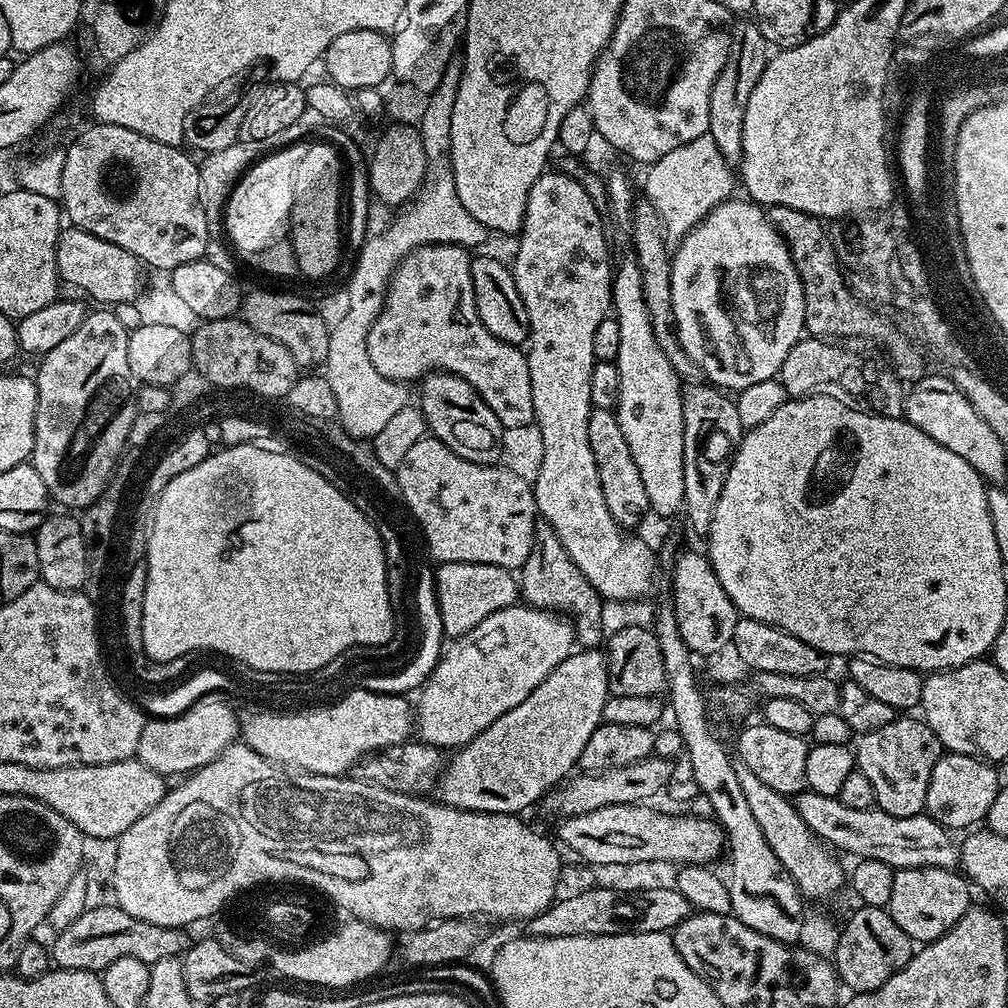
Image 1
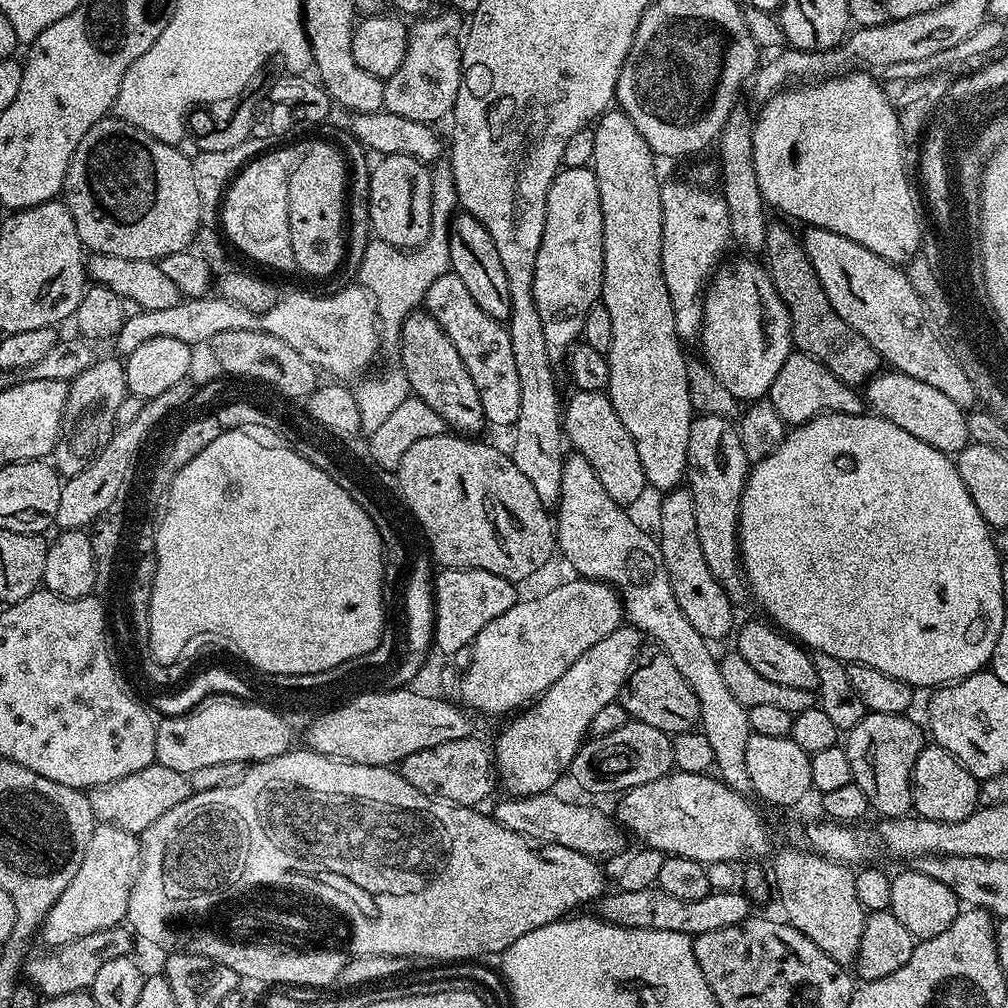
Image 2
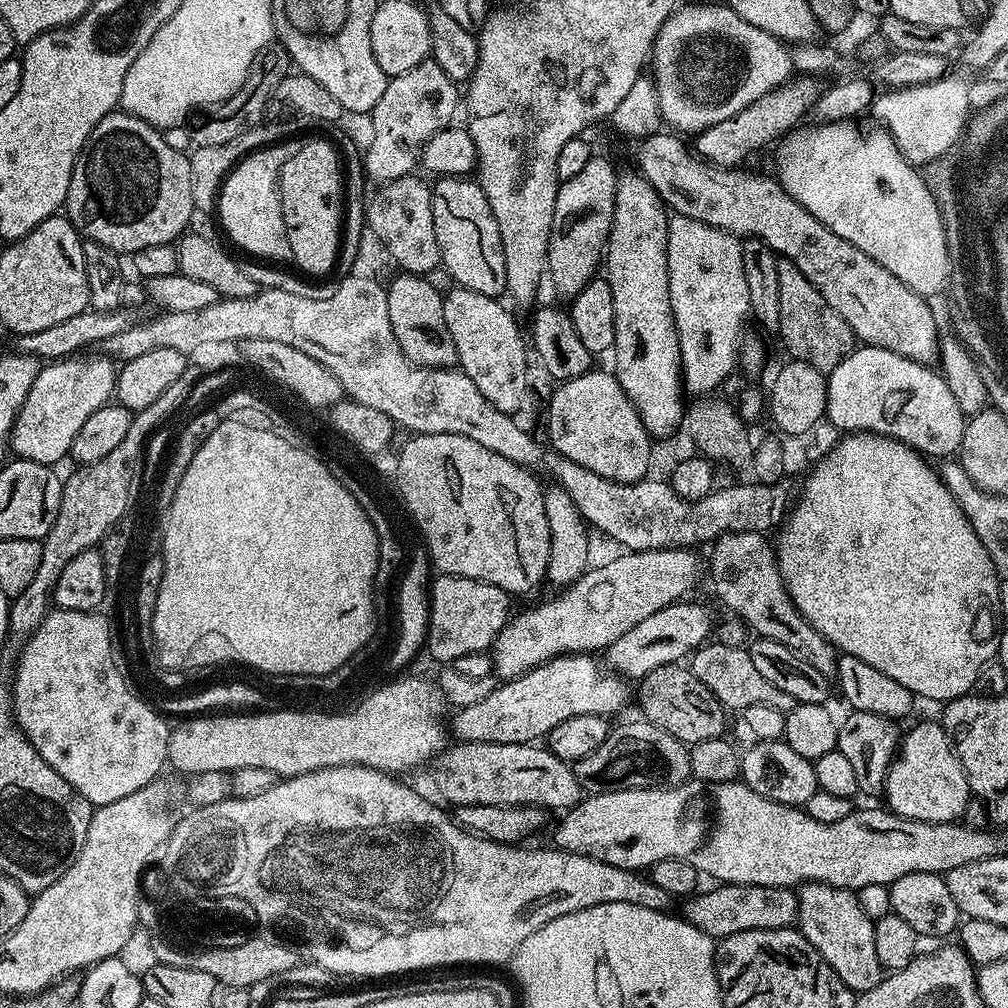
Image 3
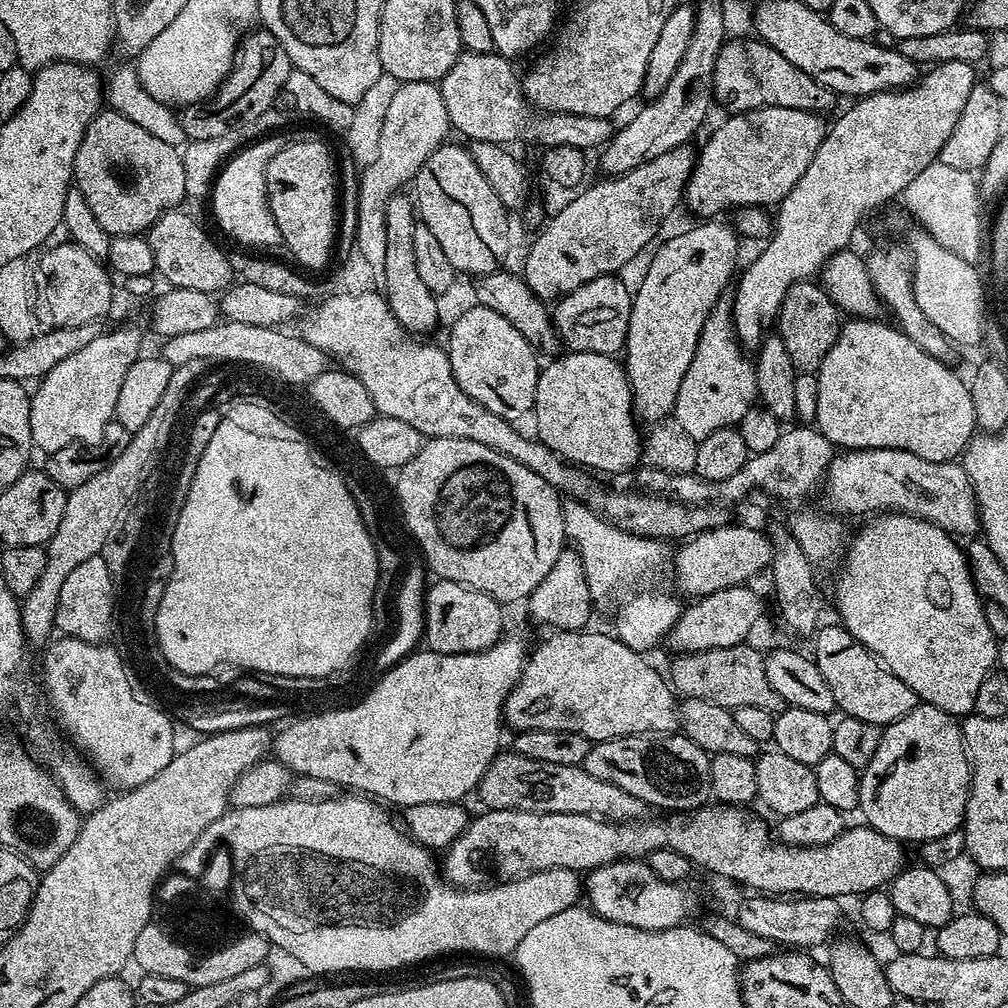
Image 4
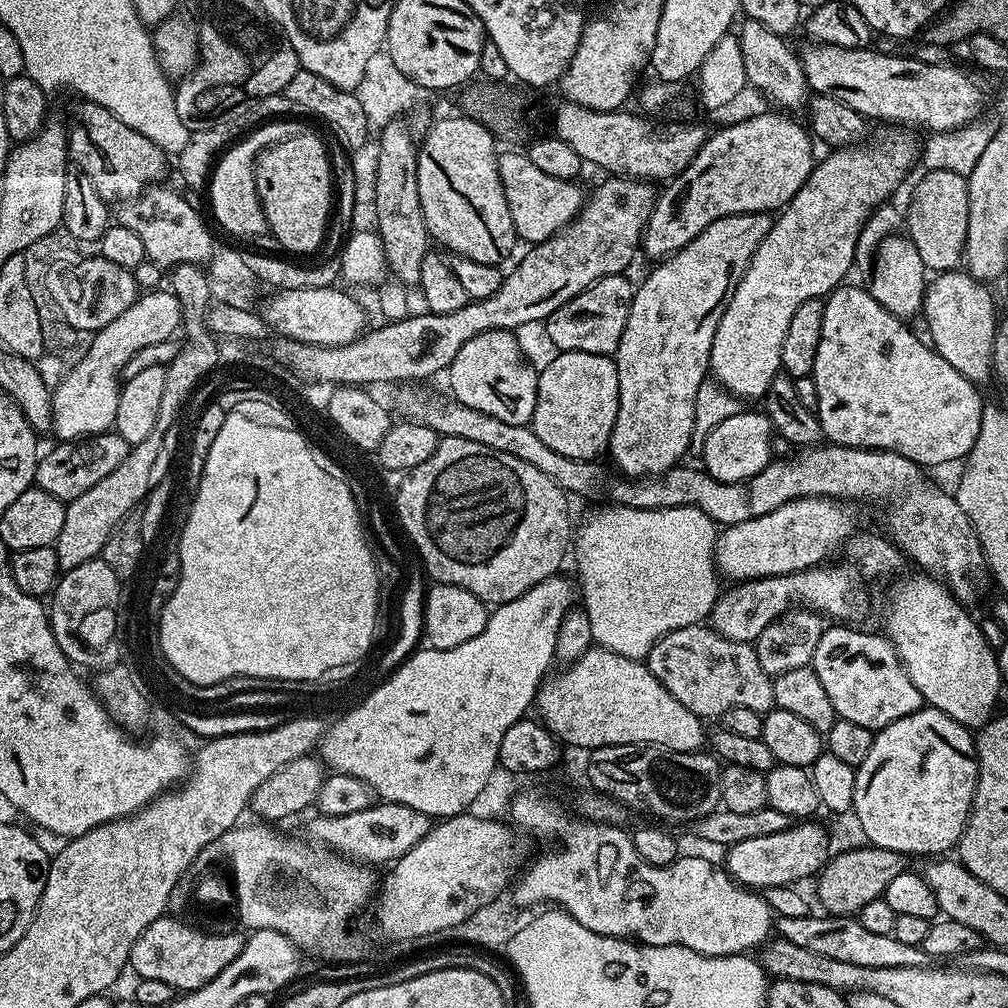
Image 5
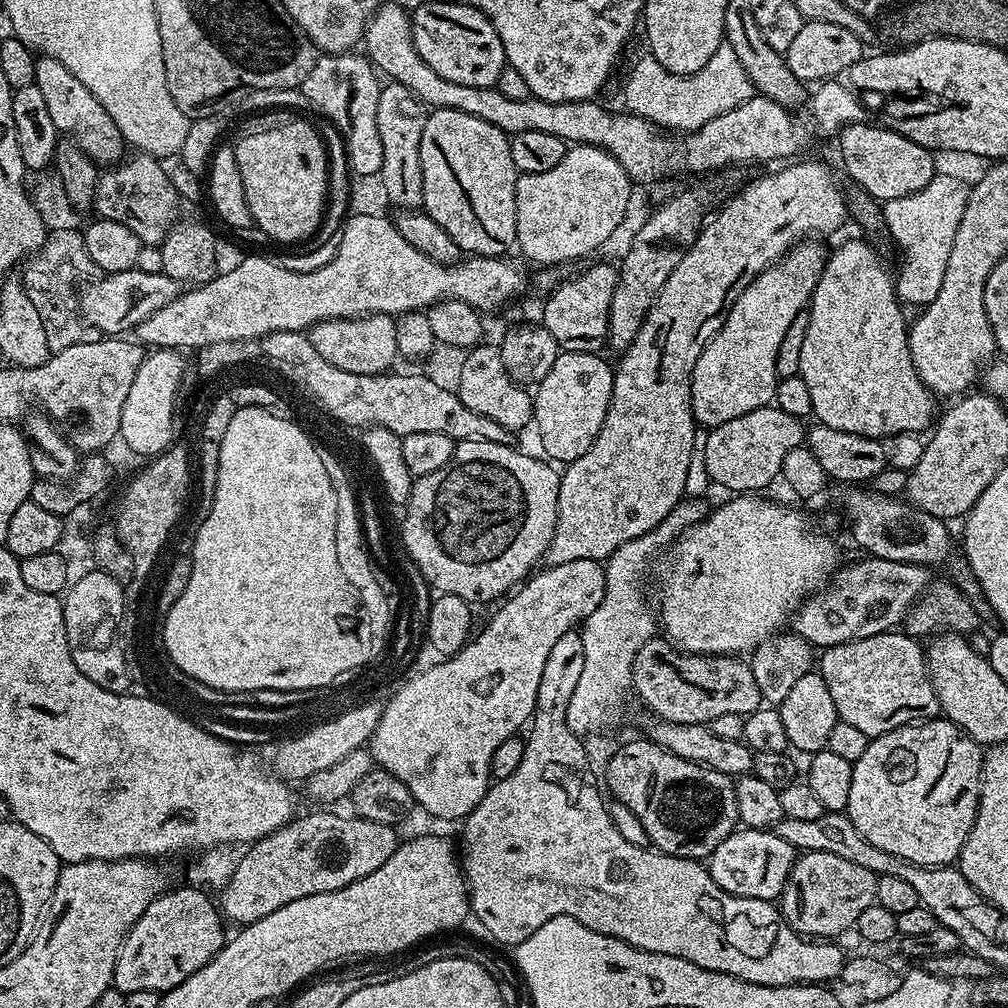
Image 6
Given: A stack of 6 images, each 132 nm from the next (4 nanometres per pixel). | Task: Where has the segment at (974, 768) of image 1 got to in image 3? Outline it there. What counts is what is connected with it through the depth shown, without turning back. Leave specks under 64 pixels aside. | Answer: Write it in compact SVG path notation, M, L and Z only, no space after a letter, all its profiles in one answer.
M924 720L903 733L882 796L888 799L887 811L907 820L950 824L963 817L970 799L968 779L943 723Z

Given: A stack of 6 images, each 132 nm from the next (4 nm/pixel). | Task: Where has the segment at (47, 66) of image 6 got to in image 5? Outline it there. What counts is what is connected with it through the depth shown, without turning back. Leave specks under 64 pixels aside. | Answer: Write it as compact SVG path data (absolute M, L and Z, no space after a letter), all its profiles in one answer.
M91 102L81 103L81 108L67 125L70 160L79 171L94 182L94 190L106 202L129 200L140 195L145 188L155 185L168 168L169 157L161 148L154 146L150 138L130 130L126 122L118 122L110 110Z

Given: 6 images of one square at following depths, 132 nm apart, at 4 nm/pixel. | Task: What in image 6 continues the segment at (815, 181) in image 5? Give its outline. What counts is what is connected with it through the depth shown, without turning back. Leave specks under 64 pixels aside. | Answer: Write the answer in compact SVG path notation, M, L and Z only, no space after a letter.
M801 242L796 244L791 252L780 257L764 272L759 272L738 294L734 306L729 308L724 325L716 331L712 341L702 350L698 362L692 371L692 413L697 425L701 429L711 430L722 426L722 422L730 422L730 418L742 418L742 414L750 414L750 410L769 407L776 399L776 359L778 346L782 346L782 337L786 330L790 330L790 322L798 318L800 312L805 311L806 305L811 301L814 290L818 286L818 278L826 266L830 252L823 248L820 242Z

